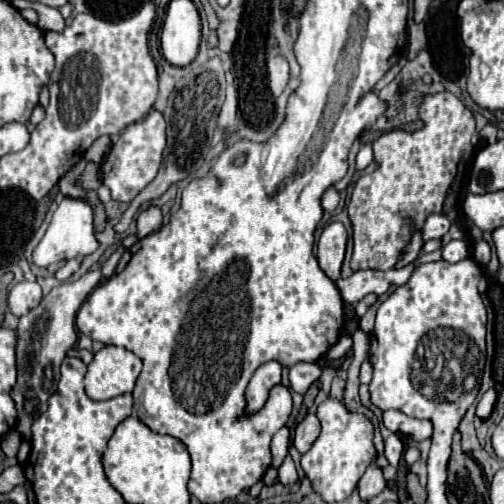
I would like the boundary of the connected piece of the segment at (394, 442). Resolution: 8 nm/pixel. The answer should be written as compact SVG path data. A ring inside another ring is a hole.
M391 433L389 439L385 441L385 455L387 455L387 459L389 459L389 463L391 463L393 467L399 465L399 461L403 455L403 449L405 449L405 445L403 445L401 437L395 435L395 433Z

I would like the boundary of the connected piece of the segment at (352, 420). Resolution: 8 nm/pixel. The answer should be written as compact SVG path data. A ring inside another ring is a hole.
M327 399L323 401L317 411L317 419L321 421L321 433L311 445L311 449L301 457L301 467L305 477L311 481L313 491L327 503L343 501L351 495L357 487L359 477L369 467L375 447L373 447L373 423L365 413L355 413L345 407L343 401Z

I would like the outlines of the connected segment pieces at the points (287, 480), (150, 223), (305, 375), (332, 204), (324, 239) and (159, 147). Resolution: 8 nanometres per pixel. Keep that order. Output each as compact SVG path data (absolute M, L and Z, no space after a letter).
M287 455L287 459L283 461L283 465L279 467L279 479L283 485L293 485L297 483L297 471L295 471L295 465L293 465L293 459L291 455Z
M147 209L145 213L139 213L139 223L137 223L137 235L147 237L155 233L161 227L161 209Z
M297 363L289 369L291 389L303 395L309 389L309 385L319 379L319 375L321 375L319 363Z
M332 186L323 195L323 207L325 211L333 211L339 203L340 195L339 192Z
M323 231L317 243L317 259L325 275L333 281L341 277L341 265L347 249L347 231Z
M149 111L149 115L141 121L135 121L125 127L125 131L119 135L119 139L111 145L111 151L107 159L103 161L101 173L103 173L103 185L109 187L111 199L117 203L129 203L137 197L137 193L155 179L161 155L165 149L165 119L159 111Z

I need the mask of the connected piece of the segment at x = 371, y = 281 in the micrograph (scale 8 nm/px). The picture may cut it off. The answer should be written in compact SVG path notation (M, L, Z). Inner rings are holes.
M433 251L433 253L421 253L421 257L415 263L411 263L411 265L407 265L403 269L389 269L389 271L365 269L365 271L355 271L351 277L339 279L337 287L341 291L343 301L355 305L359 299L363 299L369 293L383 295L389 289L391 283L403 285L411 277L413 269L419 263L429 263L429 261L439 261L439 259L441 259L441 253Z

